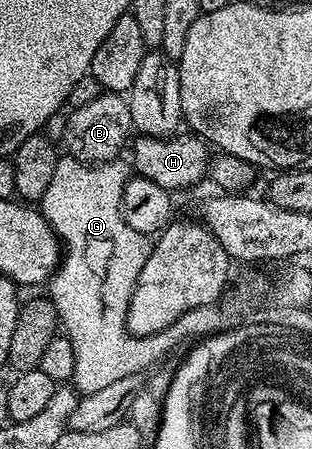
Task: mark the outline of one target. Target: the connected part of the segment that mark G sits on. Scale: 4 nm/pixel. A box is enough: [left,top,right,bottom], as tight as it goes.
[47,156,199,395]

